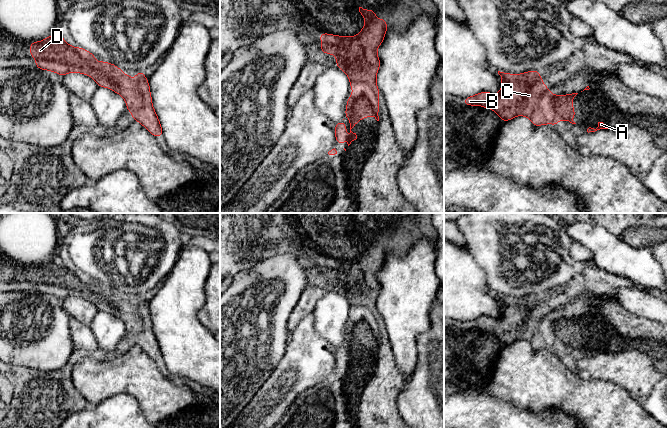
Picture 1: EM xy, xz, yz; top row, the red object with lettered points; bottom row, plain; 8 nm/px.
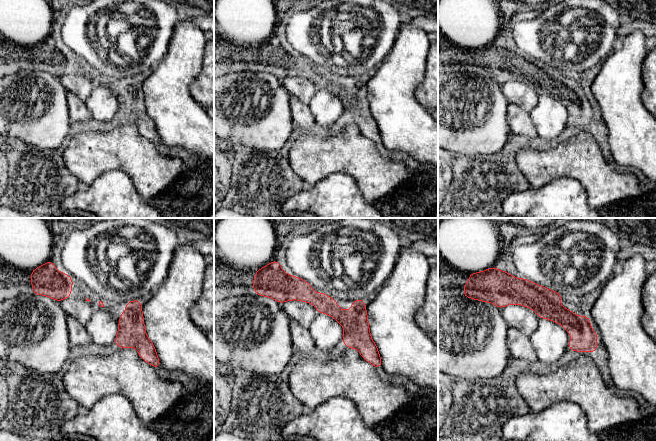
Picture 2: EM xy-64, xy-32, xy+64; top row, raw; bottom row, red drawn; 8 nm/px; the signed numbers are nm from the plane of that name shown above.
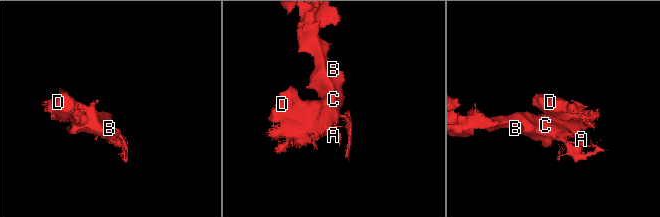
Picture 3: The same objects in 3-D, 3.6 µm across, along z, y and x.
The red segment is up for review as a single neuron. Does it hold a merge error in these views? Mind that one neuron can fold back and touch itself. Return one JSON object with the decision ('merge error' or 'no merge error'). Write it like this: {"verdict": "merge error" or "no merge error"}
{"verdict": "no merge error"}

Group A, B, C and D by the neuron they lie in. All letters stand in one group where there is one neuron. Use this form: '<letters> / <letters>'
A B C D

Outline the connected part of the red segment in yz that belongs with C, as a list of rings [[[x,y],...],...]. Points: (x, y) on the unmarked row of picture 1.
[[[539,294],[511,299],[498,295],[502,301],[499,318],[480,316],[474,320],[463,322],[467,330],[479,329],[494,334],[502,346],[516,340],[528,341],[532,348],[552,349],[558,351],[557,345],[564,343],[572,348],[575,340],[572,324],[578,317],[568,319],[552,319],[540,302]]]

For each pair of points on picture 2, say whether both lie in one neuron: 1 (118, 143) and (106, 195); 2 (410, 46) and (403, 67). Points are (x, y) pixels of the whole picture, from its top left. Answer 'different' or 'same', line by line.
1: different
2: same

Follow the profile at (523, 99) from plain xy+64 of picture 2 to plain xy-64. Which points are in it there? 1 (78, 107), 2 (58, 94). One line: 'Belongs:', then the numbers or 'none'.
Belongs: none

